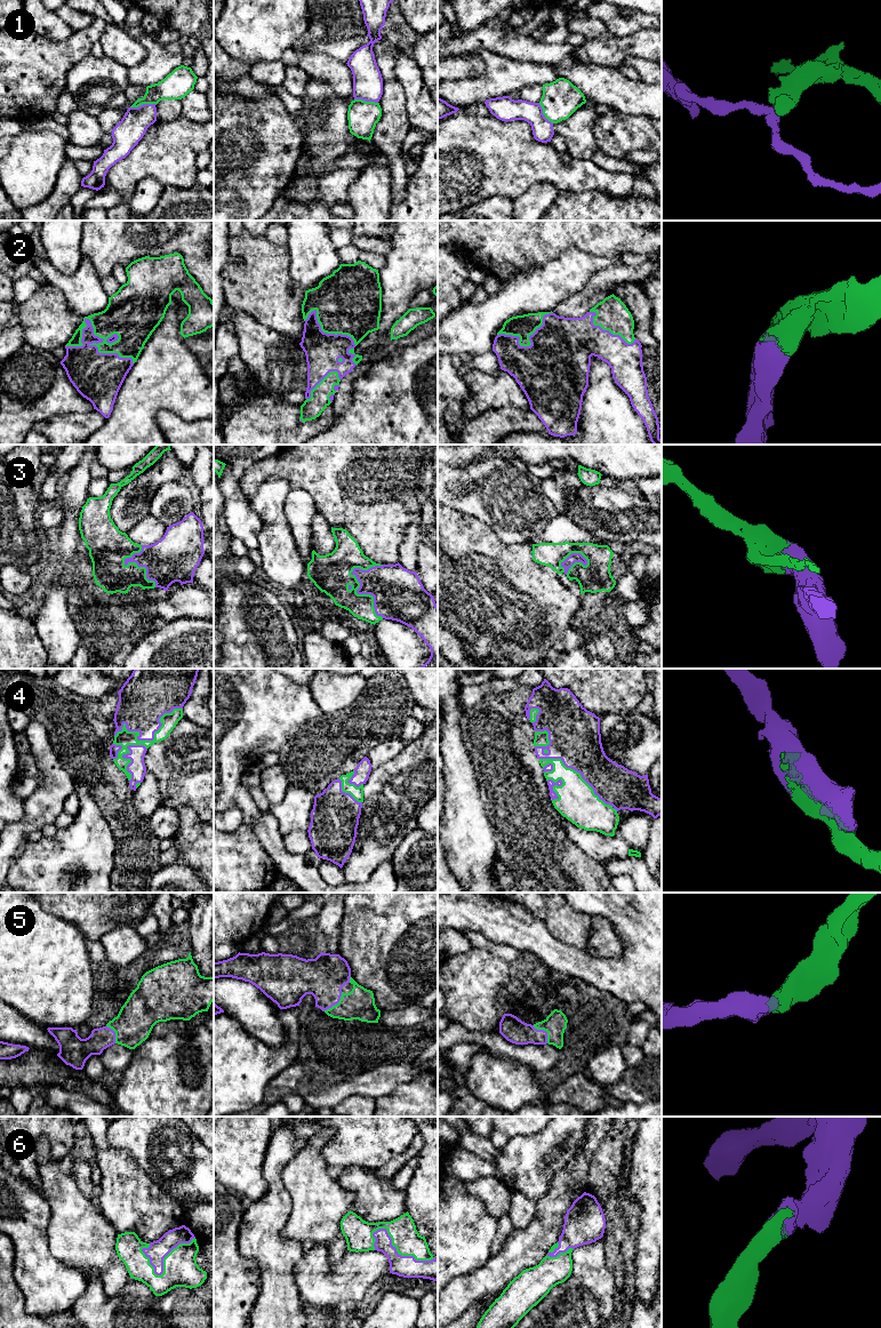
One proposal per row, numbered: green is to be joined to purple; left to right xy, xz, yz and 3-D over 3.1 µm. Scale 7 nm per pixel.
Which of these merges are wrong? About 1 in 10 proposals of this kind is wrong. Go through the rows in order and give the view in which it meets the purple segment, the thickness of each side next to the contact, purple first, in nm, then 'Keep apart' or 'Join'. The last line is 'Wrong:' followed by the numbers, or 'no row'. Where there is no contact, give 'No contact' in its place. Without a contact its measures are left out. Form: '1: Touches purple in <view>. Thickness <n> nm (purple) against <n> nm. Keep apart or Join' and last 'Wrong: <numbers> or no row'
1: Touches purple in xy. Thickness 200 nm (purple) against 180 nm. Keep apart
2: Touches purple in xy. Thickness 280 nm (purple) against 260 nm. Join
3: Touches purple in xz. Thickness 360 nm (purple) against 240 nm. Join
4: Touches purple in xy. Thickness 320 nm (purple) against 110 nm. Join
5: Touches purple in yz. Thickness 170 nm (purple) against 160 nm. Join
6: Touches purple in xz. Thickness 160 nm (purple) against 190 nm. Join
Wrong: 1

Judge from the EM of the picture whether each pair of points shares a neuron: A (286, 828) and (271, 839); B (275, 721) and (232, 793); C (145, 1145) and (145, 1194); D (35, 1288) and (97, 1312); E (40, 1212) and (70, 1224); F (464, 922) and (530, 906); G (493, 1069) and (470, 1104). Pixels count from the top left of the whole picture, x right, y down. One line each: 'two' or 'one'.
A: two
B: one
C: two
D: two
E: two
F: two
G: two

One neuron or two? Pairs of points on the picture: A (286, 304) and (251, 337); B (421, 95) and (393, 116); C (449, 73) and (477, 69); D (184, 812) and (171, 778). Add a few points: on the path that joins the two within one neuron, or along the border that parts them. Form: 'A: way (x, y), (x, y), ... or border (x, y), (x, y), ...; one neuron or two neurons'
A: border (241, 310), (263, 325), (288, 337); two neurons
B: border (398, 81), (405, 93), (405, 110), (410, 126); two neurons
C: way (456, 69), (470, 69); one neuron
D: border (178, 808), (190, 806), (201, 822); two neurons

